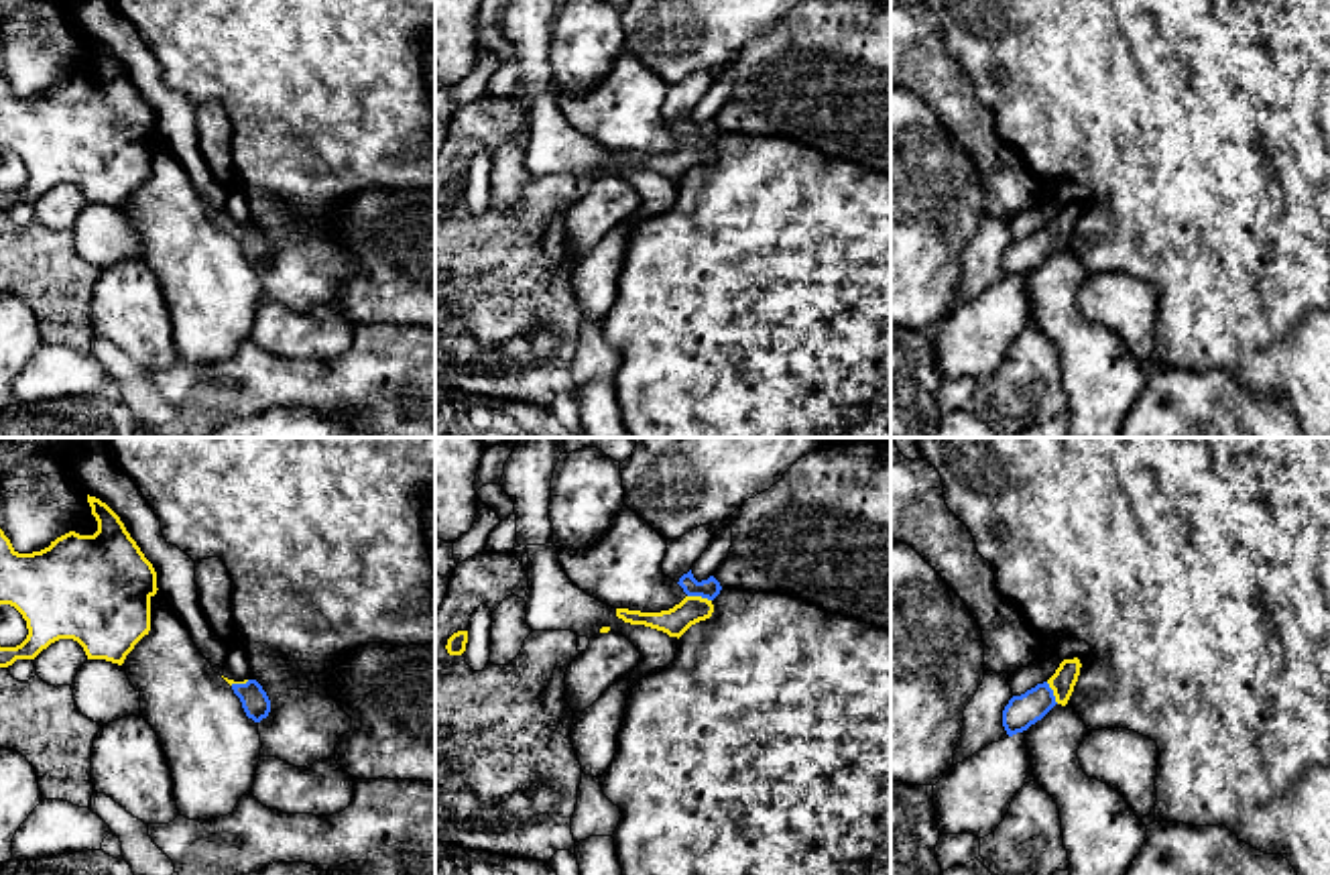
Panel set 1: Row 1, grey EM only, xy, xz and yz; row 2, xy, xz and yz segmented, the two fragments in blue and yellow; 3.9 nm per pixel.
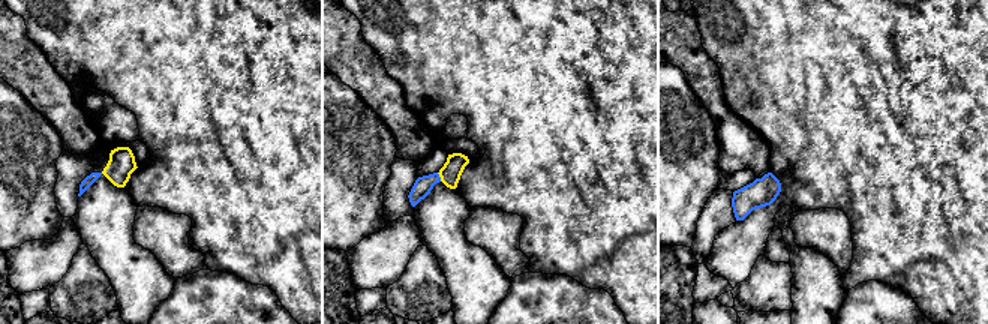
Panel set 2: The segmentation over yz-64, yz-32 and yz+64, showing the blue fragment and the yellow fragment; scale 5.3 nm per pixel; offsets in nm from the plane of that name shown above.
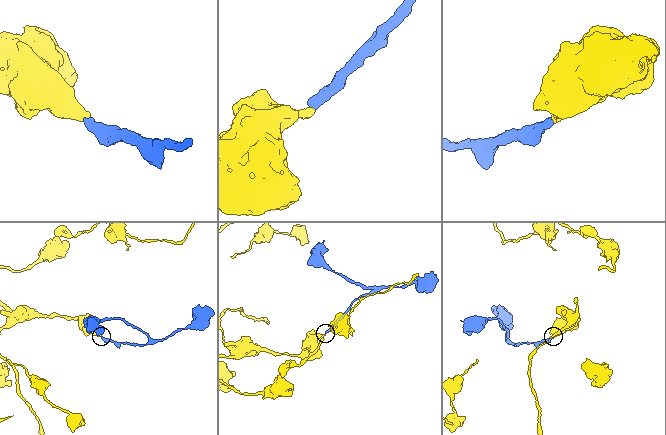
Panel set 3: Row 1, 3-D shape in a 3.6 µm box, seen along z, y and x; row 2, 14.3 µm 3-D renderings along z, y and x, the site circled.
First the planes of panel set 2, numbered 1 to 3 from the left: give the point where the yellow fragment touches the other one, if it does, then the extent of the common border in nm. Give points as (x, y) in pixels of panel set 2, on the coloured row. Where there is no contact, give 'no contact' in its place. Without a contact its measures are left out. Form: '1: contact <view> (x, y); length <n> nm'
1: no contact
2: contact yz-32 (440, 177); length 50 nm
3: no contact

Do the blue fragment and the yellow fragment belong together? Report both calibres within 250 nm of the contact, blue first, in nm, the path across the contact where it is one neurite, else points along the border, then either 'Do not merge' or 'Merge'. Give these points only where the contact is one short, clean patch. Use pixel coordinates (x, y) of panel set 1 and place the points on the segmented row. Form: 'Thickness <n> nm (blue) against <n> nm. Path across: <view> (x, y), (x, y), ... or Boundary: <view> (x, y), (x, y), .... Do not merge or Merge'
Thickness 80 nm (blue) against 110 nm. Path across: xz (708, 589), (700, 595), (676, 621). Merge

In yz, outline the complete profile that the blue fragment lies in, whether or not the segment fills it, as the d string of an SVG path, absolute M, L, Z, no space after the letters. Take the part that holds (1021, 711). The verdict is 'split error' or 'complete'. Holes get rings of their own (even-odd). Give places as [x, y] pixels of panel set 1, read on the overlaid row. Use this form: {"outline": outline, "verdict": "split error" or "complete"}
{"outline": "M1064 659L1055 674L1021 696L1013 696L1003 710L1003 726L1009 737L1027 731L1055 704L1066 706L1080 676L1080 659Z", "verdict": "split error"}

